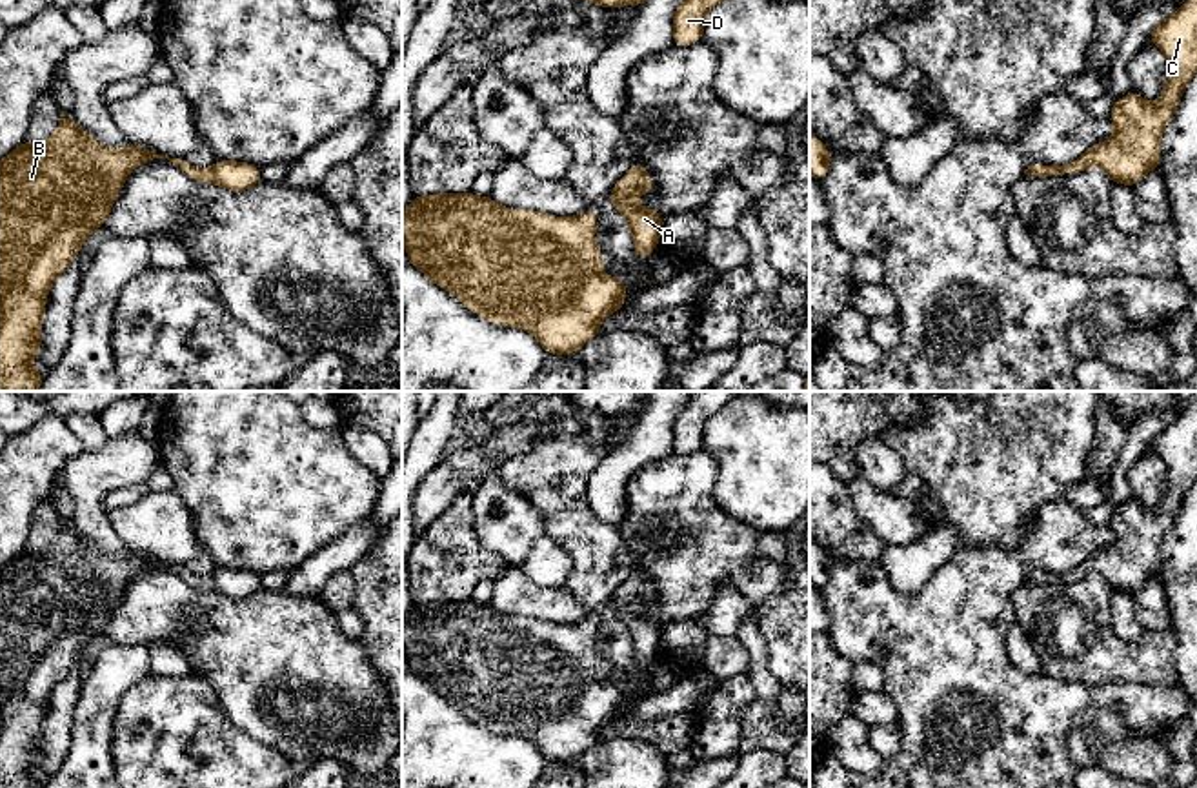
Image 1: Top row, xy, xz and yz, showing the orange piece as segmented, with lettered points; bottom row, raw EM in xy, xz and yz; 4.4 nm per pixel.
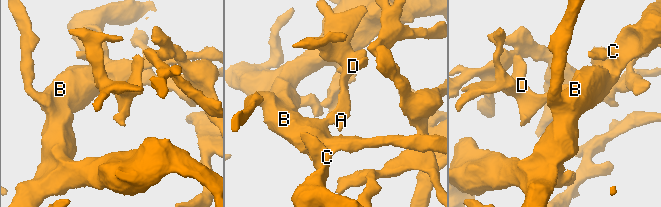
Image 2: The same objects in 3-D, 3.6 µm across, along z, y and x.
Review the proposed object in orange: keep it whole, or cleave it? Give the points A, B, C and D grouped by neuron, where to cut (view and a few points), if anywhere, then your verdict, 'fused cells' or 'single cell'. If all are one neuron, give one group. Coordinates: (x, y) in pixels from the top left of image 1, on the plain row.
A B C D | no cut | single cell

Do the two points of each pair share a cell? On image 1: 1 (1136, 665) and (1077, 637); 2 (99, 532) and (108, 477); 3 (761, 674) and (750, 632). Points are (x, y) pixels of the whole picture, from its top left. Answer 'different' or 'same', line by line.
1: same
2: same
3: same

